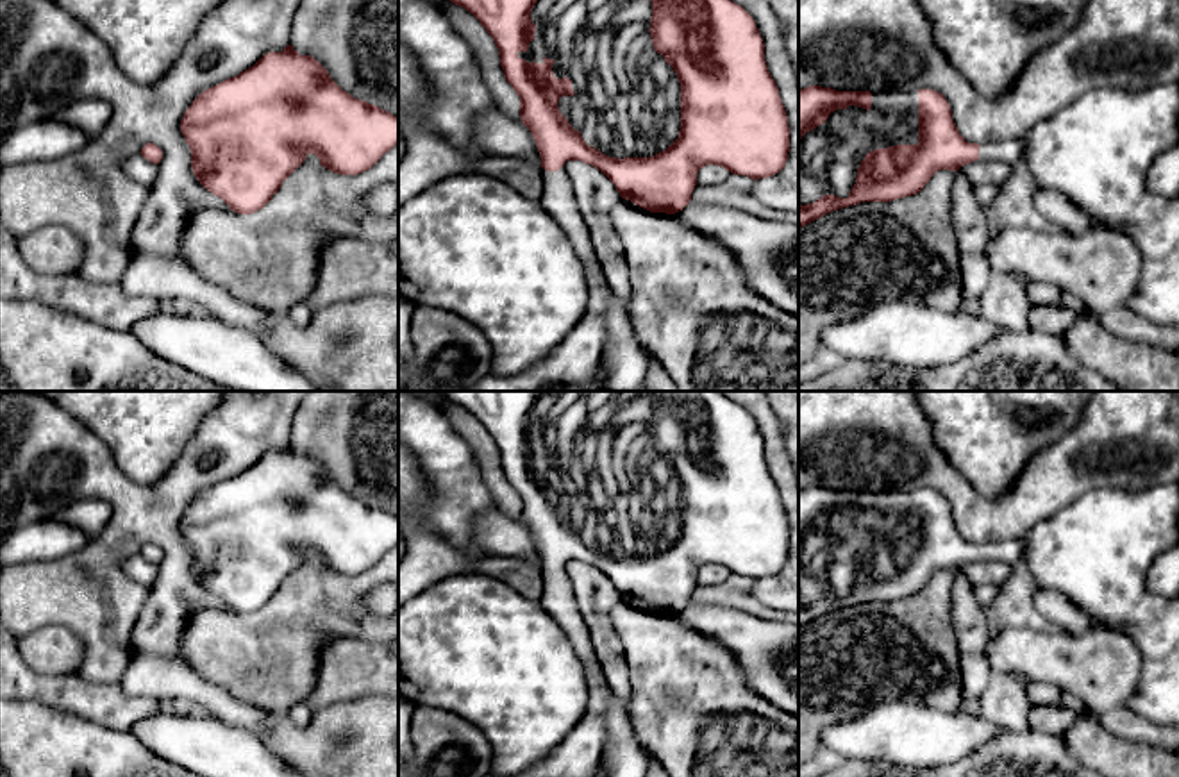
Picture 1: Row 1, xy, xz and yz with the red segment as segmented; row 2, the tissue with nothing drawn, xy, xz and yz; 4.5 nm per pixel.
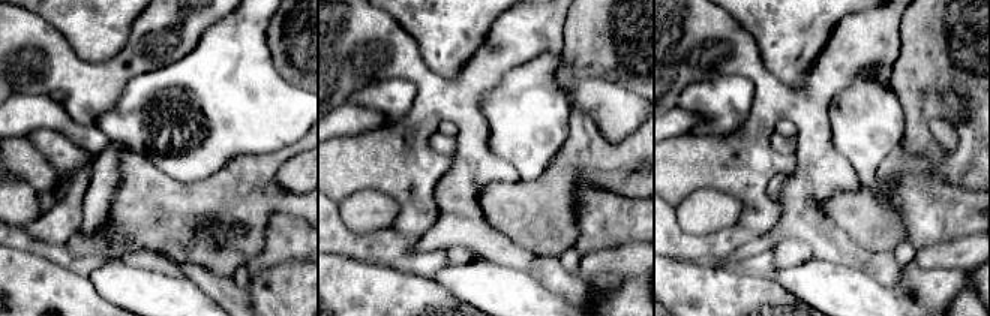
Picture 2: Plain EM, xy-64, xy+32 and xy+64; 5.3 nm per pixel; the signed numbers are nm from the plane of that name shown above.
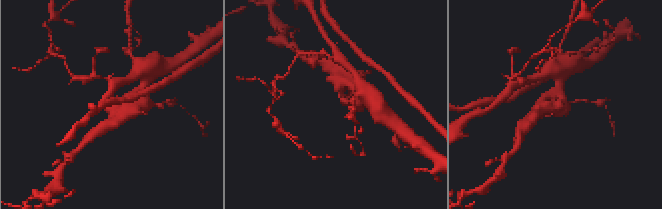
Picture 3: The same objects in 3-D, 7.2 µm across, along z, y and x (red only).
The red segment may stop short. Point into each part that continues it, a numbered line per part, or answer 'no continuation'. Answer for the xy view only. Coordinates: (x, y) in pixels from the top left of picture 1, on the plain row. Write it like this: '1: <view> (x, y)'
no continuation

